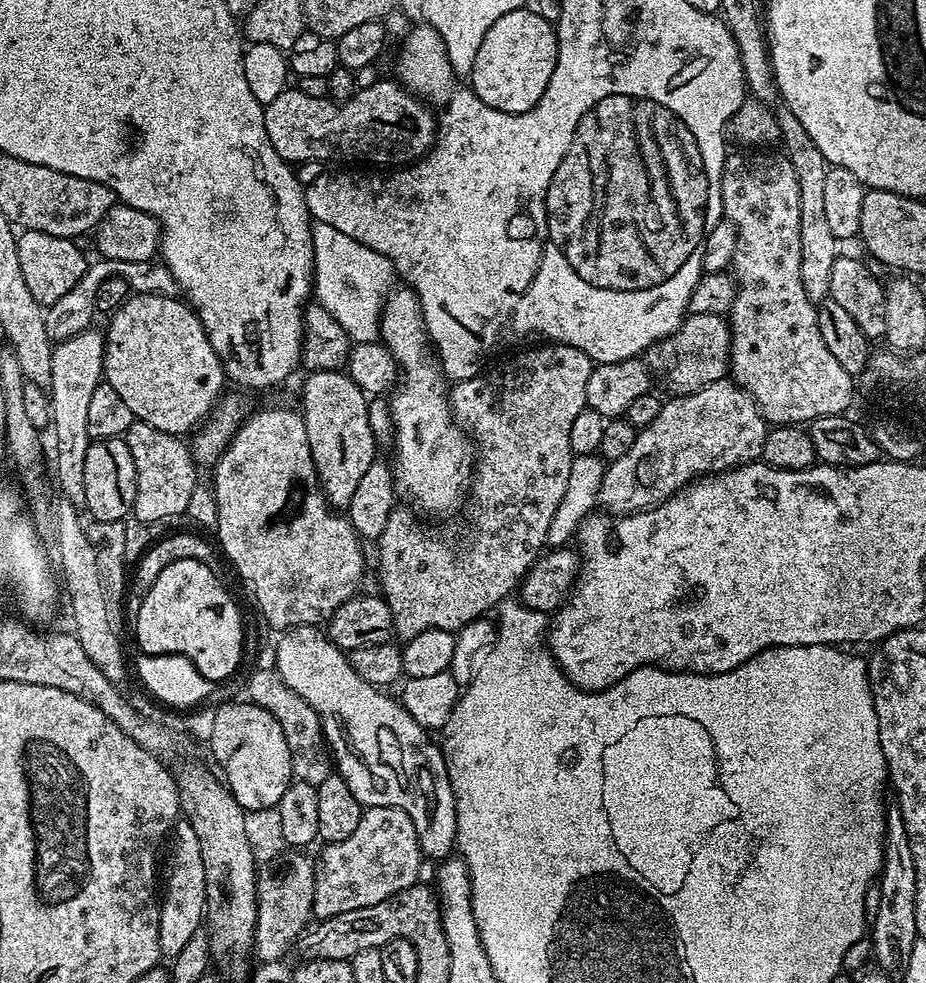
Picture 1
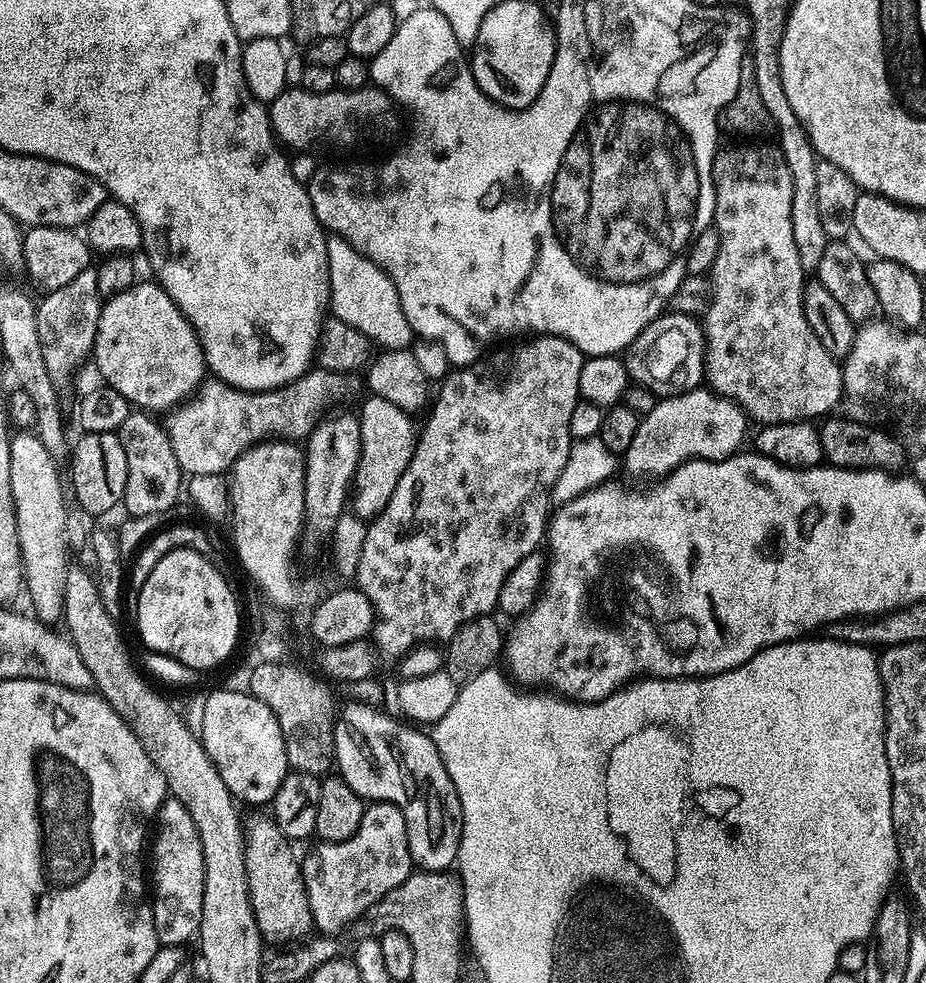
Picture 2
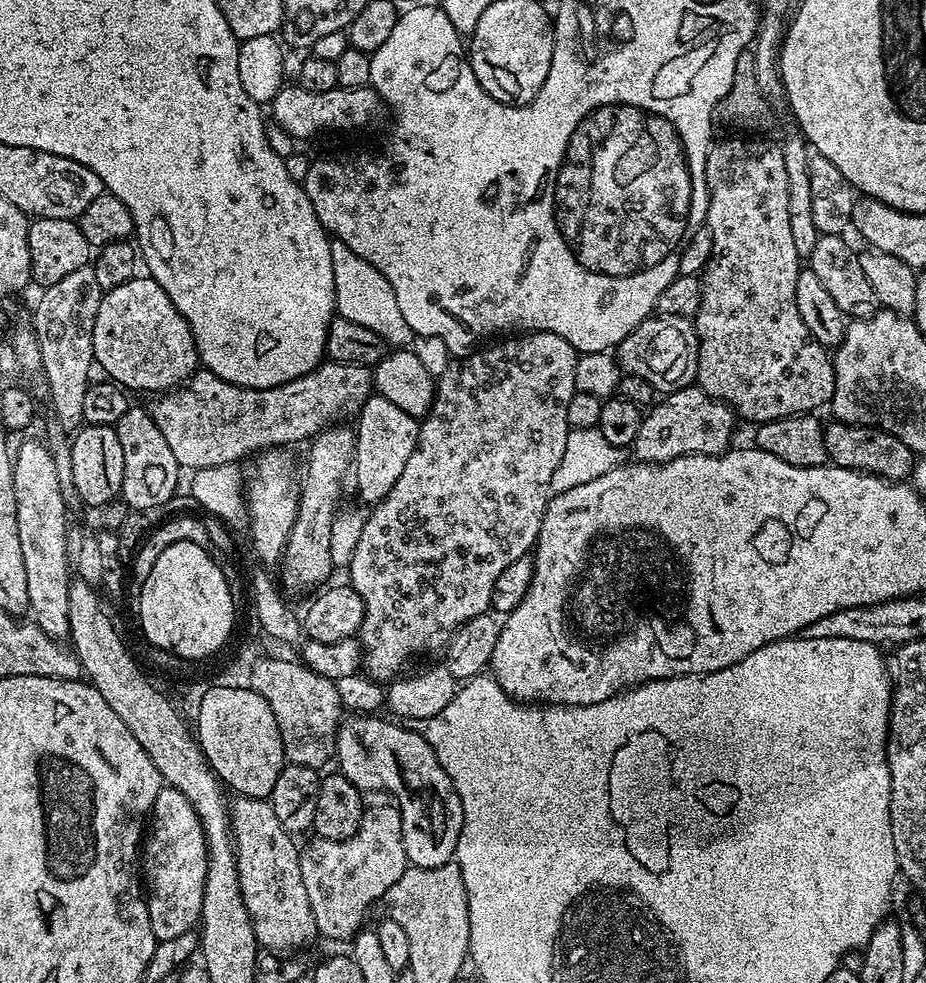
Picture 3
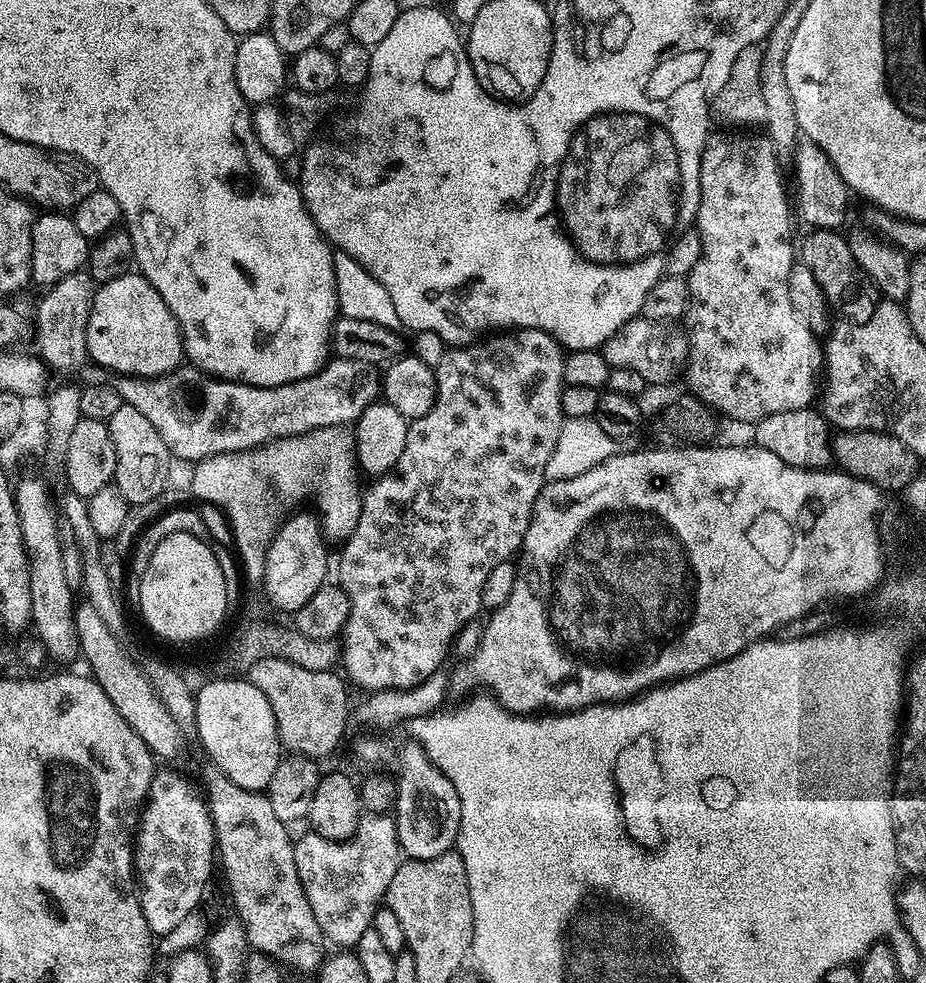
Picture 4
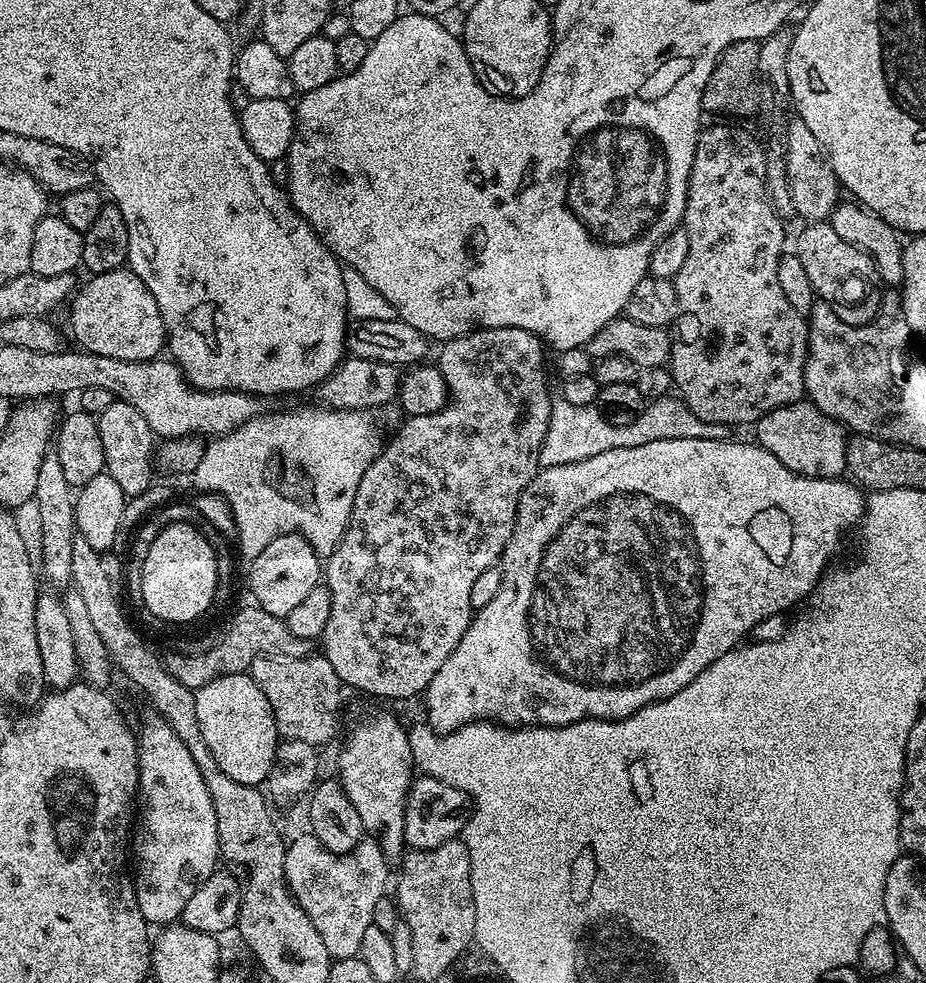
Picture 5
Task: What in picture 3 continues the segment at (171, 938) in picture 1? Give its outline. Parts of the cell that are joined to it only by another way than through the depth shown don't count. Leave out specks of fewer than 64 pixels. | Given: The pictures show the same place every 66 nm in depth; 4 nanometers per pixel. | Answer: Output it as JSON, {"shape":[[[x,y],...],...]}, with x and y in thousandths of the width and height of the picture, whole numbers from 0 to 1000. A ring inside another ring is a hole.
{"shape":[[[174,801],[153,859],[153,891],[160,906],[162,946],[166,946],[170,957],[192,954],[192,950],[201,950],[215,941],[224,888],[225,858],[210,820],[205,820],[197,804]]]}

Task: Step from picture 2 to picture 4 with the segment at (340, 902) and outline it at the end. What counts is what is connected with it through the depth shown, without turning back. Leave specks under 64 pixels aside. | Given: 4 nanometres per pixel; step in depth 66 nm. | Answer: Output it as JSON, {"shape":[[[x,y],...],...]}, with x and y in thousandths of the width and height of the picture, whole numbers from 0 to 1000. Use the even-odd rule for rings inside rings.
{"shape":[[[410,824],[394,825],[389,831],[384,847],[376,855],[357,855],[340,844],[333,844],[329,850],[319,851],[317,877],[322,883],[322,893],[335,918],[335,926],[339,926],[339,934],[343,934],[343,942],[355,961],[367,960],[363,962],[371,966],[383,962],[387,954],[391,954],[391,950],[395,950],[395,946],[402,943],[404,930],[419,910],[419,902],[430,885],[434,868],[428,835],[422,829],[415,828]]]}

